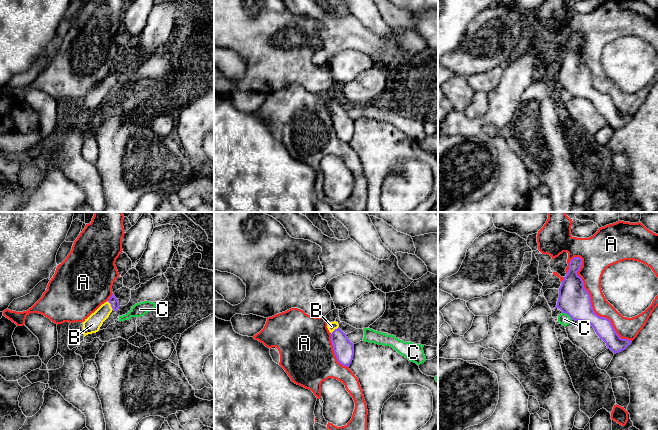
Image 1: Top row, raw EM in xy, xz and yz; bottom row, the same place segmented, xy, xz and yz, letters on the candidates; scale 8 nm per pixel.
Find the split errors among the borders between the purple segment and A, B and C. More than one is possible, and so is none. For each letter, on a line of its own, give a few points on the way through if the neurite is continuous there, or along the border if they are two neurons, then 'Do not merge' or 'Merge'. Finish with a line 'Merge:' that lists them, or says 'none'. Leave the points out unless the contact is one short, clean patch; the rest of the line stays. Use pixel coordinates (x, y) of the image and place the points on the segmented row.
A: Do not merge
B: Path across: xy (114, 302), (111, 305), (92, 324). Merge
C: Do not merge
Merge: B

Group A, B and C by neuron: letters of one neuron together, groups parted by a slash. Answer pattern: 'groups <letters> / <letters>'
groups A / B / C

